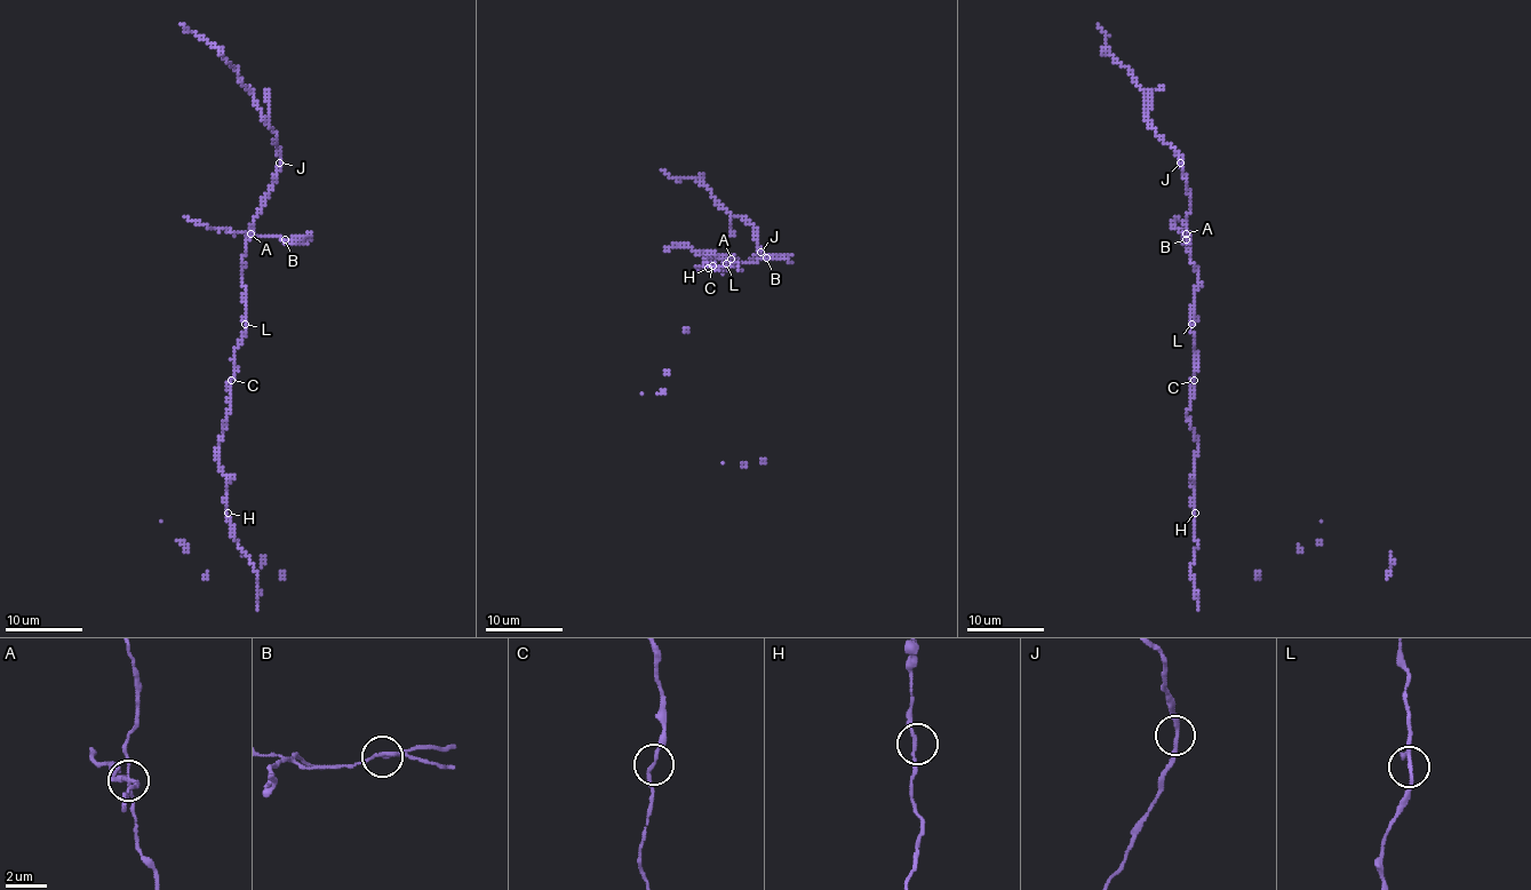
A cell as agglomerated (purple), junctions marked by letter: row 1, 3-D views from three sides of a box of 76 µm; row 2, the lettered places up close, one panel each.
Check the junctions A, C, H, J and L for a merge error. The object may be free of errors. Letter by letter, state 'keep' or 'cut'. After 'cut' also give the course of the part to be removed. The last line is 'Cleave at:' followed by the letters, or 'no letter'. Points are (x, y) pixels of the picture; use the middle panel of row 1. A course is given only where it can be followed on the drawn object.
A: cut | (732, 257), (718, 257), (712, 252), (696, 254), (687, 245), (676, 245), (666, 251)
C: keep
H: keep
J: keep
L: keep
Cleave at: A

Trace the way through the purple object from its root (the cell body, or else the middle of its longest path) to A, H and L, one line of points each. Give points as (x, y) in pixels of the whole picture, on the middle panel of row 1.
A: (712, 265), (716, 269), (726, 263), (724, 269), (724, 262), (732, 257)
H: (712, 265), (708, 260), (699, 269), (701, 265), (708, 268)
L: (712, 265), (716, 269), (726, 263)

